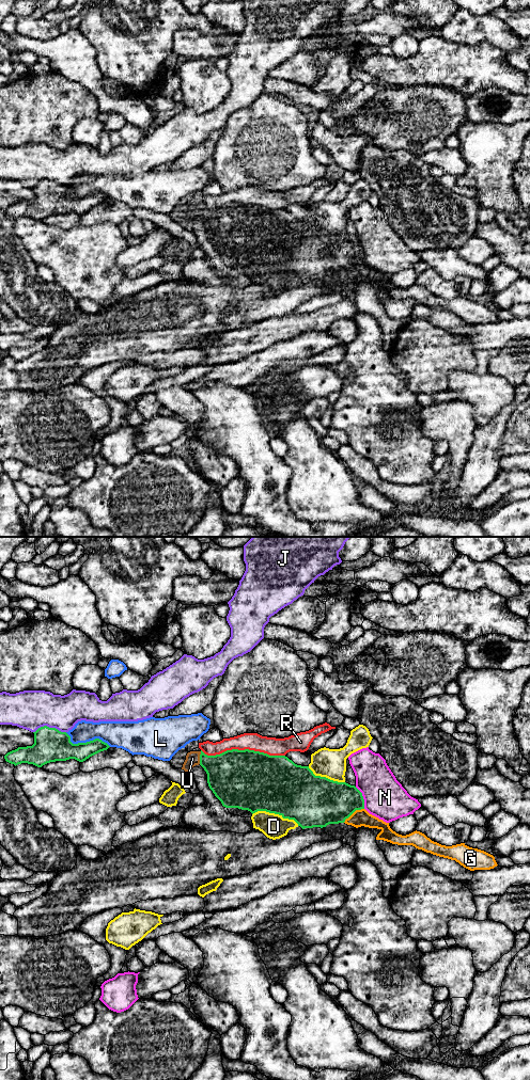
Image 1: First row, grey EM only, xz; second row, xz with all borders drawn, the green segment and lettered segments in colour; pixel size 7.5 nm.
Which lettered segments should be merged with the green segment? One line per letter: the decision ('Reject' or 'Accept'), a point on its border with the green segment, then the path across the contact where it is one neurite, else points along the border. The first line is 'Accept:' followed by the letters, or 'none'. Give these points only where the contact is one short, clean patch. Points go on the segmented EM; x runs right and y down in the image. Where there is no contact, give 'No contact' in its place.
Accept: G, U
D: Reject. Touches green at xz (276, 813)
G: Accept. Touches green at xz (353, 812). Path across: xz (322, 801), (343, 803), (353, 812), (360, 818)
J: Reject. Touches green at xz (49, 728)
L: Reject. Touches green at xz (87, 742)
N: Reject. Touches green at xz (362, 797)
R: Reject. Touches green at xz (243, 750)
U: Accept. Touches green at xz (200, 758). Path across: xz (229, 774), (224, 769), (200, 758), (192, 758)

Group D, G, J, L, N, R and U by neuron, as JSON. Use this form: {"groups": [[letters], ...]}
{"groups": [["D"], ["G", "U"], ["J"], ["L"], ["N"], ["R"]]}

